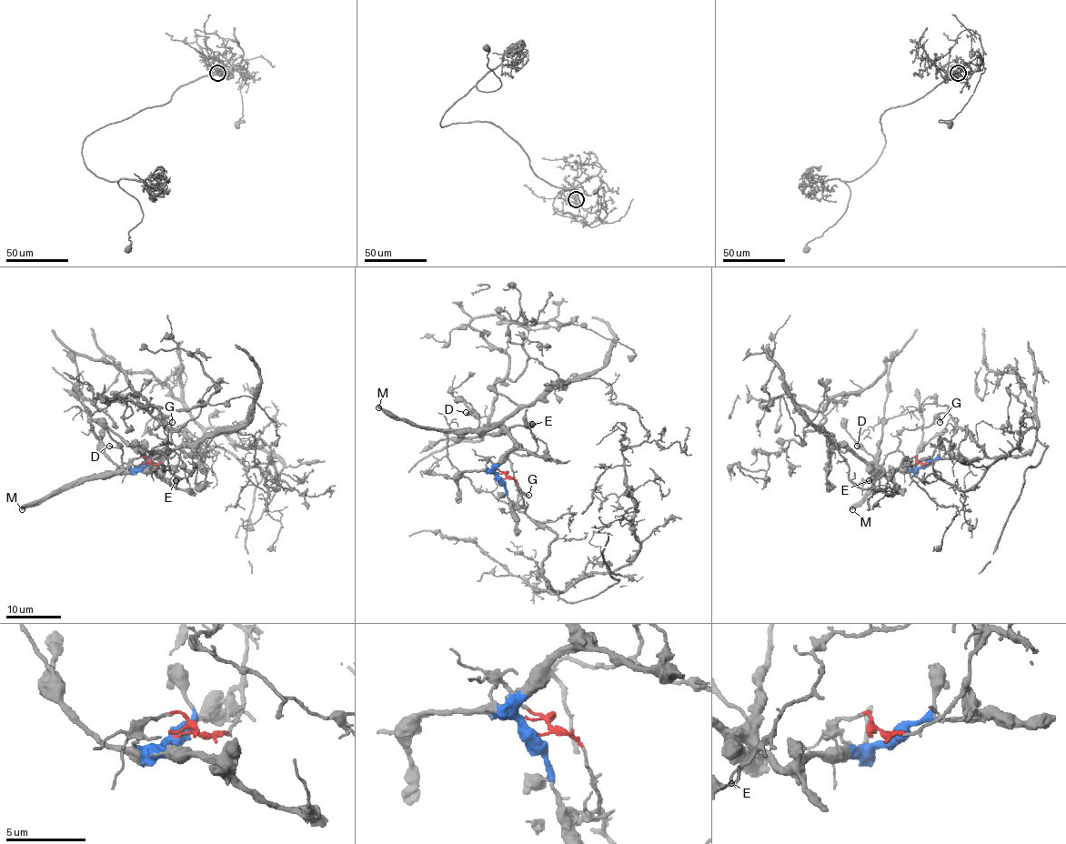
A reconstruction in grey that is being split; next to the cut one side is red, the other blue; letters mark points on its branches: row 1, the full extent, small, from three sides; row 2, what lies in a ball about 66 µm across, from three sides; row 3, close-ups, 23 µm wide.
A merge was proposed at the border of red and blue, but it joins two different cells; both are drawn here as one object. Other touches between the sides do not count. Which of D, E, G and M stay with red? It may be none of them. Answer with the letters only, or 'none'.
E, G

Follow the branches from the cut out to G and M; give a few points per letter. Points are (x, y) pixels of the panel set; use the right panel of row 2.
G: (924, 464), (933, 463), (945, 453), (956, 428), (950, 416), (940, 413), (940, 421)
M: (924, 464), (895, 470), (885, 476), (876, 466), (871, 466), (874, 468), (873, 484), (852, 510)

